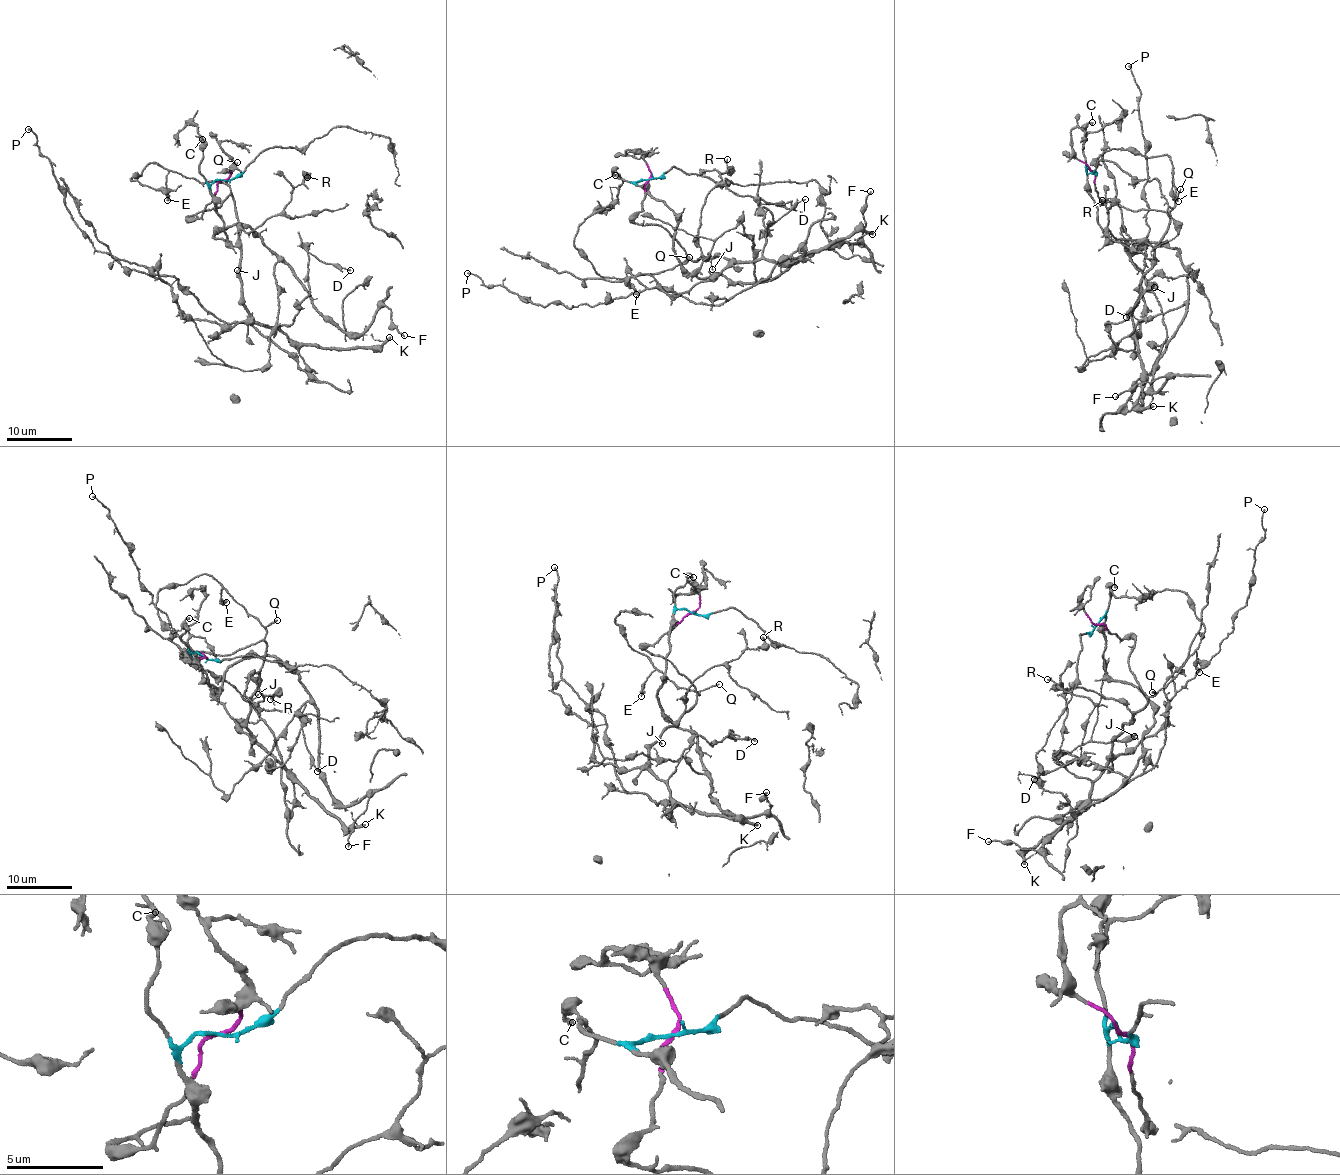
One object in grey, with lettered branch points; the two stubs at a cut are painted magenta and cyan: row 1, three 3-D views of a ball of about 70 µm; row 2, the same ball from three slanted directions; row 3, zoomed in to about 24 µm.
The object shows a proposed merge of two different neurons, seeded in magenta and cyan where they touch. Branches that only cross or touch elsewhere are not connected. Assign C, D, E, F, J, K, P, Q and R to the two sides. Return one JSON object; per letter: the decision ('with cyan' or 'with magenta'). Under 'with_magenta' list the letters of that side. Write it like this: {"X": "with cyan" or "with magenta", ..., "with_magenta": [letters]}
{"C": "with cyan", "D": "with magenta", "E": "with magenta", "F": "with cyan", "J": "with magenta", "K": "with magenta", "P": "with magenta", "Q": "with magenta", "R": "with magenta", "with_magenta": ["D", "E", "J", "K", "P", "Q", "R"]}

